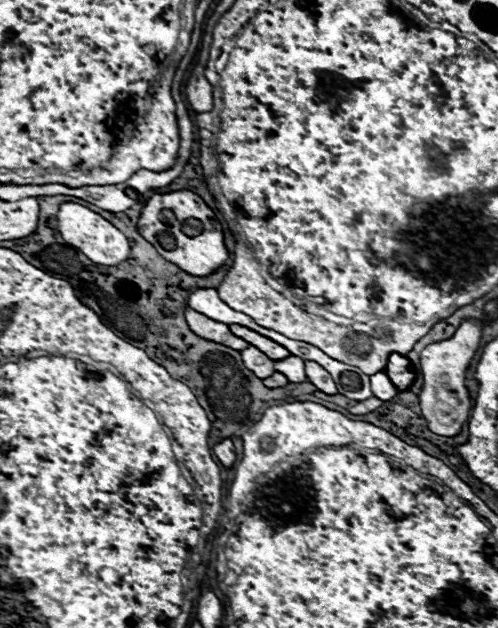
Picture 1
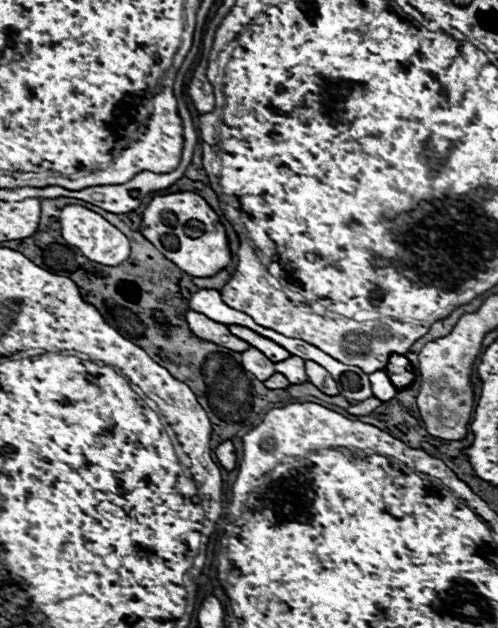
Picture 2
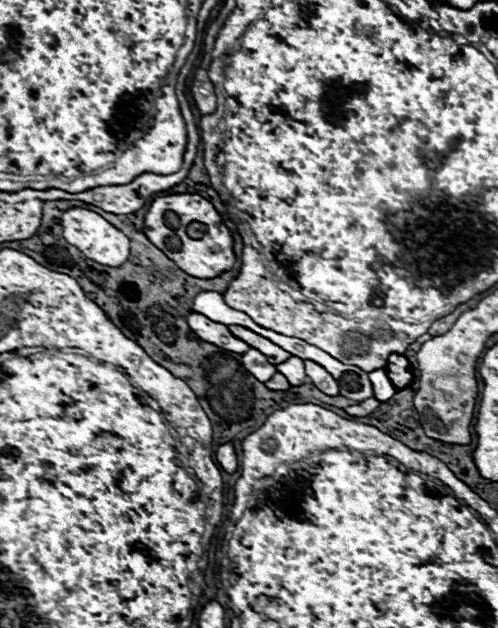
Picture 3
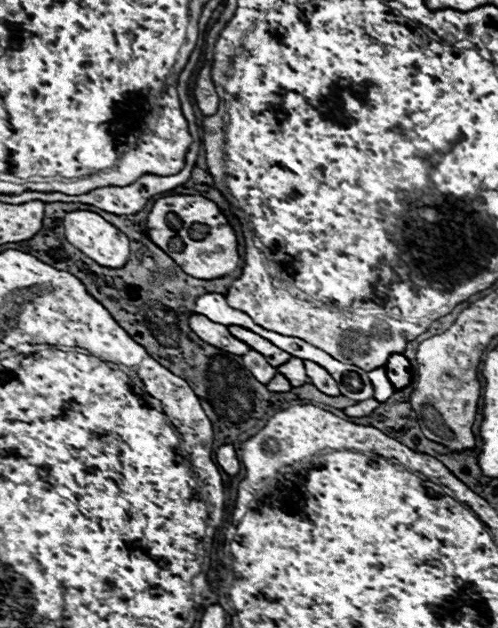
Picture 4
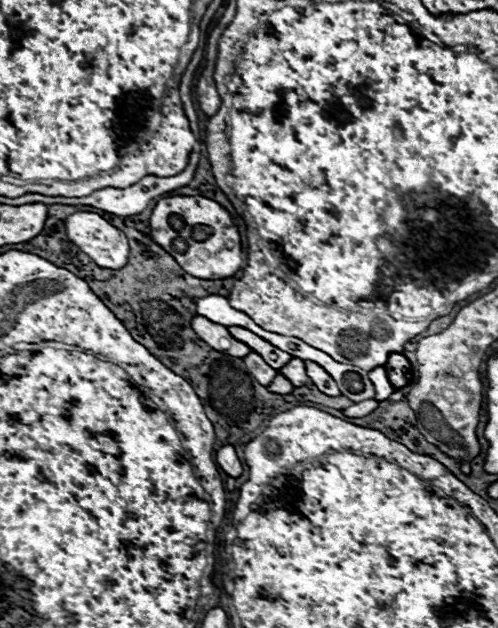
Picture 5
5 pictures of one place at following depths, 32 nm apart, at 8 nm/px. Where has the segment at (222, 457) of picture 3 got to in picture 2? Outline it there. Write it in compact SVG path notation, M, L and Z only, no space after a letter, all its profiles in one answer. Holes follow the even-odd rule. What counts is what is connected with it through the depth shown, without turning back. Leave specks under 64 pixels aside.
M230 440L218 444L214 452L216 452L218 462L220 462L226 470L234 470L234 466L236 466L236 452L234 452L234 446L232 446Z

